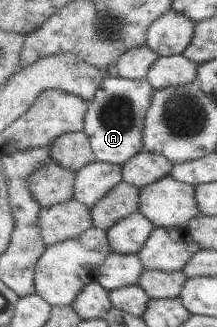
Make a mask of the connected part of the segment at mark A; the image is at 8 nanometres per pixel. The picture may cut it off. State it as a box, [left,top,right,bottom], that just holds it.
[84,74,154,166]

